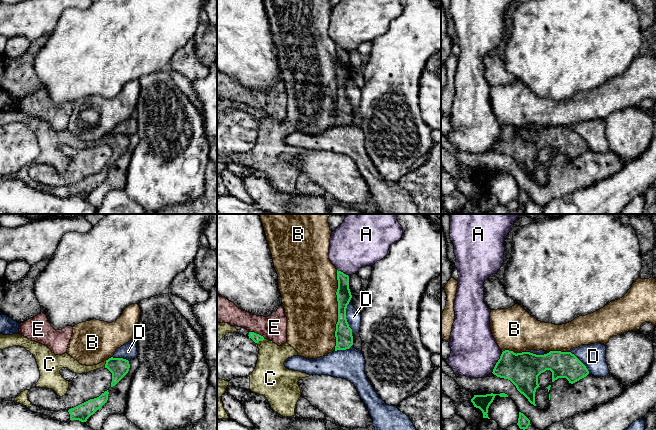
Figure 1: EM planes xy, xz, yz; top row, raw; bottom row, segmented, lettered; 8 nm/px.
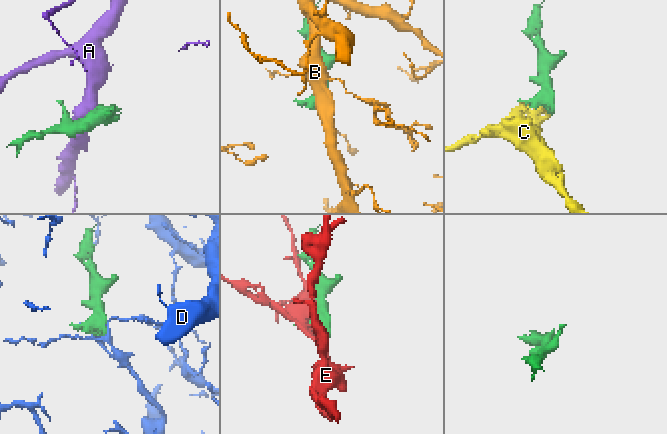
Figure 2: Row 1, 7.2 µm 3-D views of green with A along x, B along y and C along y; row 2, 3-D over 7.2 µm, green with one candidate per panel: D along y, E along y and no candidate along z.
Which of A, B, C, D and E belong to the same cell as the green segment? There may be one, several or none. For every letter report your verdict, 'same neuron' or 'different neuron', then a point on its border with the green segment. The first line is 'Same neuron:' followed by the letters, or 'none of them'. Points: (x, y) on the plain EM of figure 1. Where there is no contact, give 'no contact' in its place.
Same neuron: C
A: different neuron | yz (497, 138)
B: different neuron | xz (338, 86)
C: same neuron | xz (260, 116)
D: different neuron | xz (345, 92)
E: different neuron | xz (257, 110)

